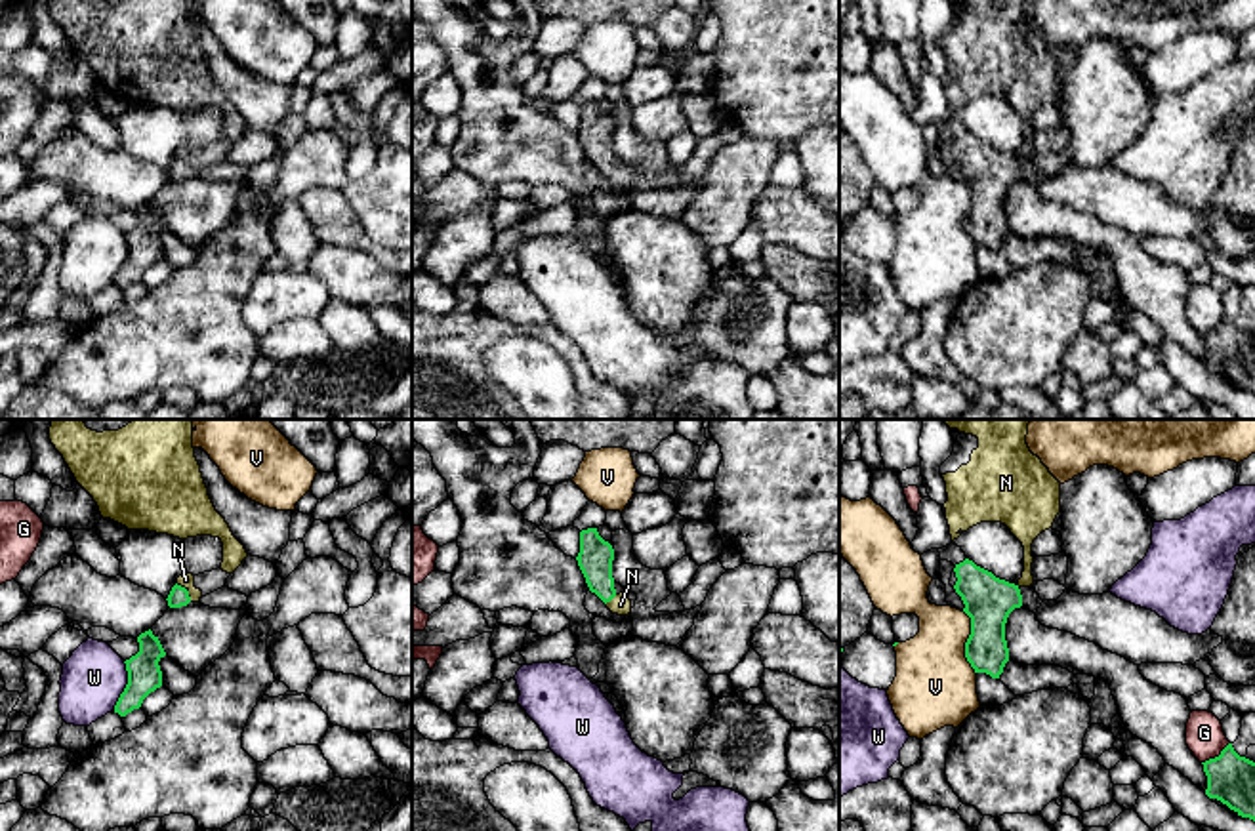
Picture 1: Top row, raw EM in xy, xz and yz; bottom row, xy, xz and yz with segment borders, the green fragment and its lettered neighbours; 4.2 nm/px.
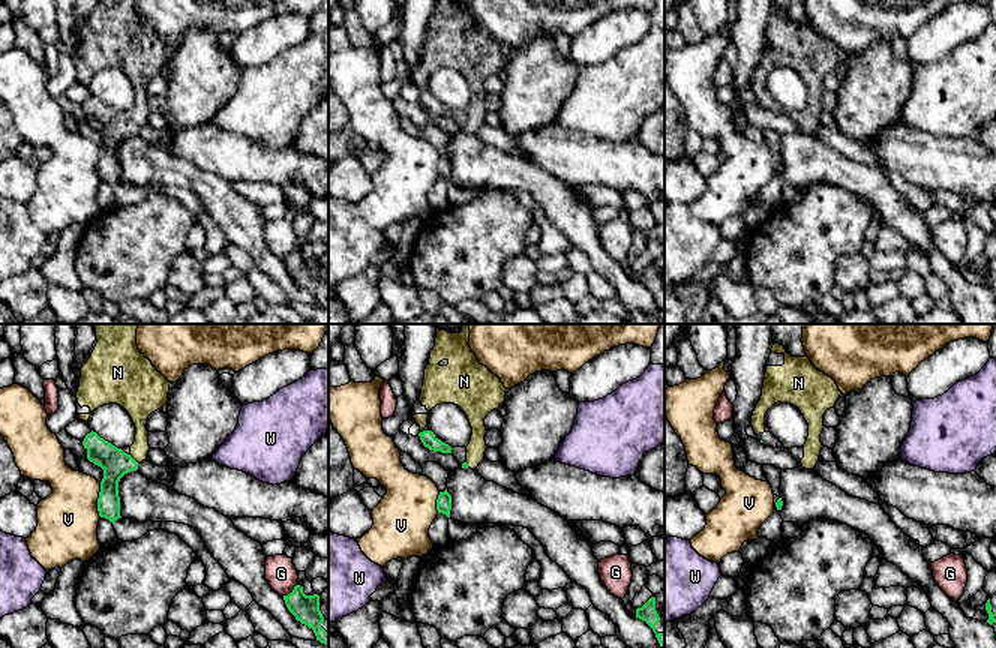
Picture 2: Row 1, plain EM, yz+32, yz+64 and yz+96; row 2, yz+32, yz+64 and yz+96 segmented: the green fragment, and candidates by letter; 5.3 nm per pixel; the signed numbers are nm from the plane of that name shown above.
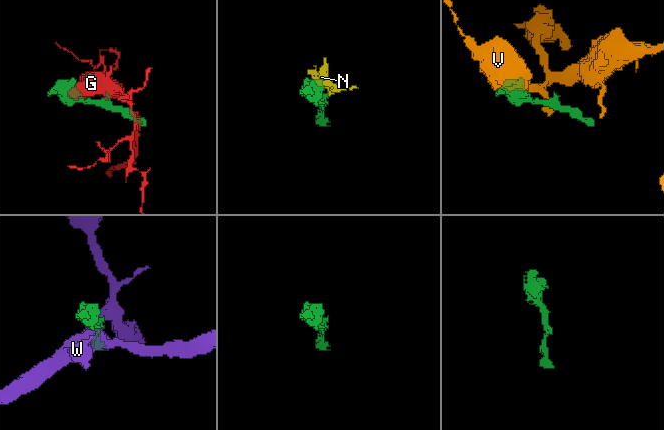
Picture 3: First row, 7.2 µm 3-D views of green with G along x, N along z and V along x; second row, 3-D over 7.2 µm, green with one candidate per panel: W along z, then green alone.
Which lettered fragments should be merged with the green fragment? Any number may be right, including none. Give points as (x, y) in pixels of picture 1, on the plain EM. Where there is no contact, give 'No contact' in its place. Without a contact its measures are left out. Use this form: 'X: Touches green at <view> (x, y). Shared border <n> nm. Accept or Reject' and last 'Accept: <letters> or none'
G: Touches green at yz (1215, 330). Shared border 150 nm. Reject
N: Touches green at xy (187, 164). Shared border 100 nm. Accept
V: Touches green at yz (966, 216). Shared border 280 nm. Reject
W: Touches green at xy (126, 260). Shared border 220 nm. Reject
Accept: N

